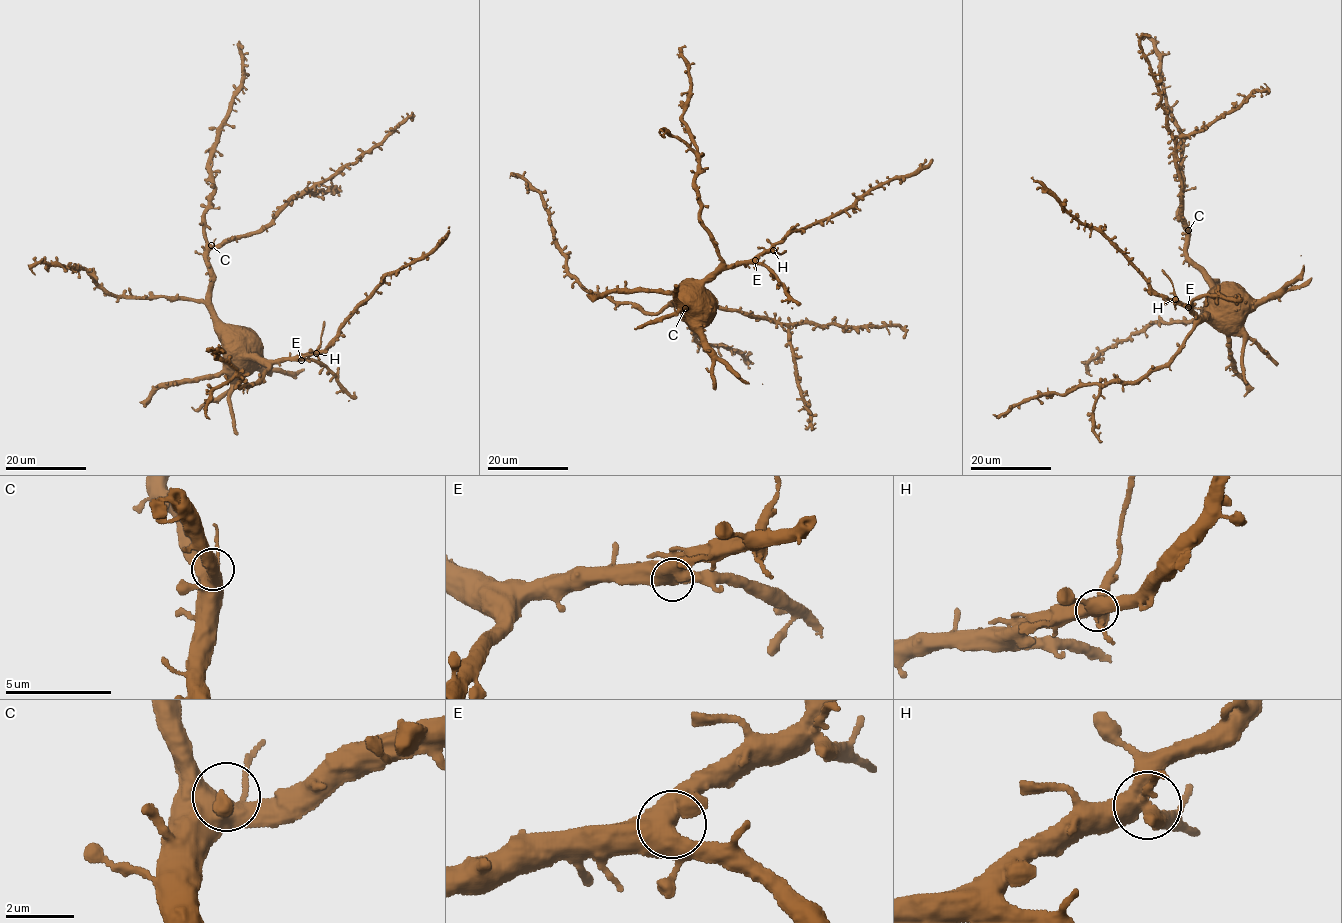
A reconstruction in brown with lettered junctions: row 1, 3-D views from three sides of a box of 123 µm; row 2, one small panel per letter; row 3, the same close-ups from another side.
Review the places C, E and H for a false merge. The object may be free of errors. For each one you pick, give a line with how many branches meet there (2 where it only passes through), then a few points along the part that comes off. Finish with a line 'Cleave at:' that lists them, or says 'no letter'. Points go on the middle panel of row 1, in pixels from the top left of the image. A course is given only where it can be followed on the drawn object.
H: 4 | (772, 249), (780, 255), (786, 251)
Cleave at: H

